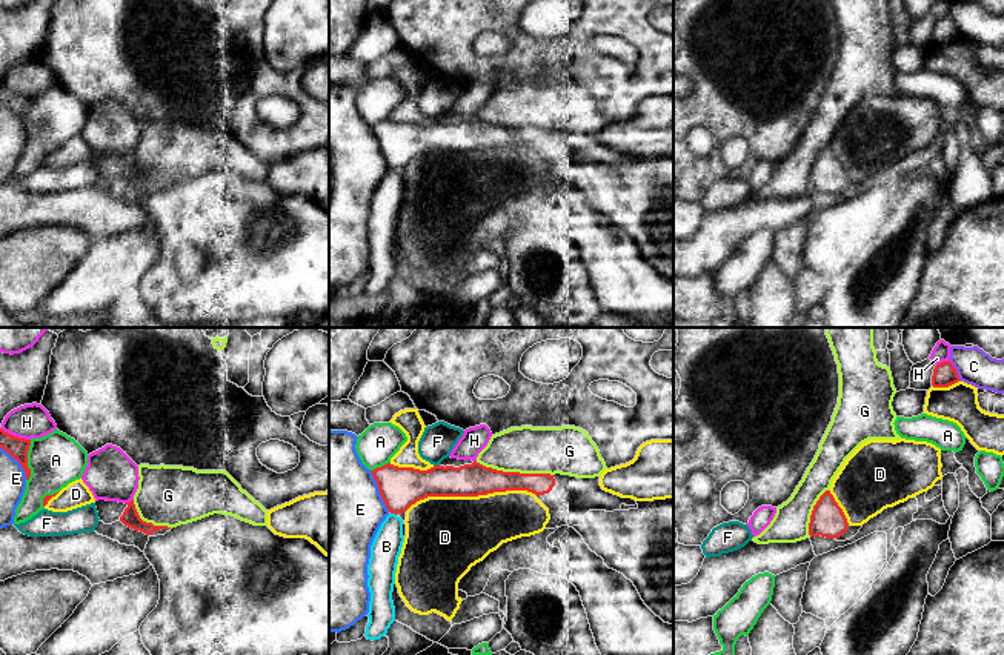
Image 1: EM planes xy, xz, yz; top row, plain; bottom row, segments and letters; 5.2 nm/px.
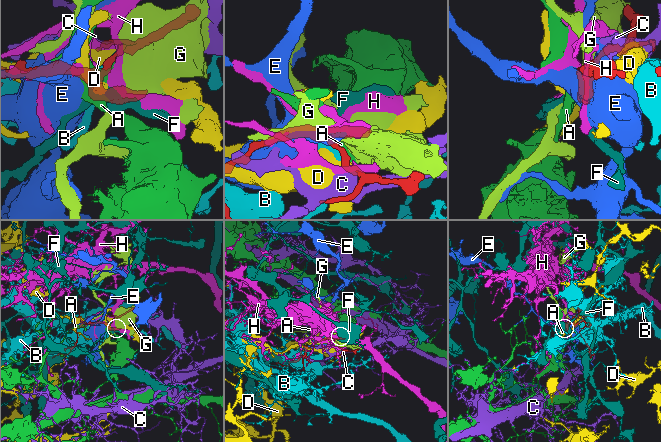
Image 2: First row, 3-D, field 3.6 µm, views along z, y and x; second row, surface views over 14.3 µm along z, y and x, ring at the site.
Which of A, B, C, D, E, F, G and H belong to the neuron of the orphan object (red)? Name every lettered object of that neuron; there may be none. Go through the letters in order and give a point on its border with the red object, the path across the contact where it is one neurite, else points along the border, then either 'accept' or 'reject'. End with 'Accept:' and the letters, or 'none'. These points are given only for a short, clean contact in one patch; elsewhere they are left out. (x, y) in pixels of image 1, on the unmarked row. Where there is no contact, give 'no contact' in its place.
A: contact xy (26, 116); reject
B: contact xz (394, 168); reject
C: contact yz (955, 26); reject
D: contact xz (469, 151); reject
E: contact xz (378, 145); reject
F: contact xz (435, 122); reject
G: contact xz (514, 128); accept
H: contact xy (16, 93); reject
Accept: G

